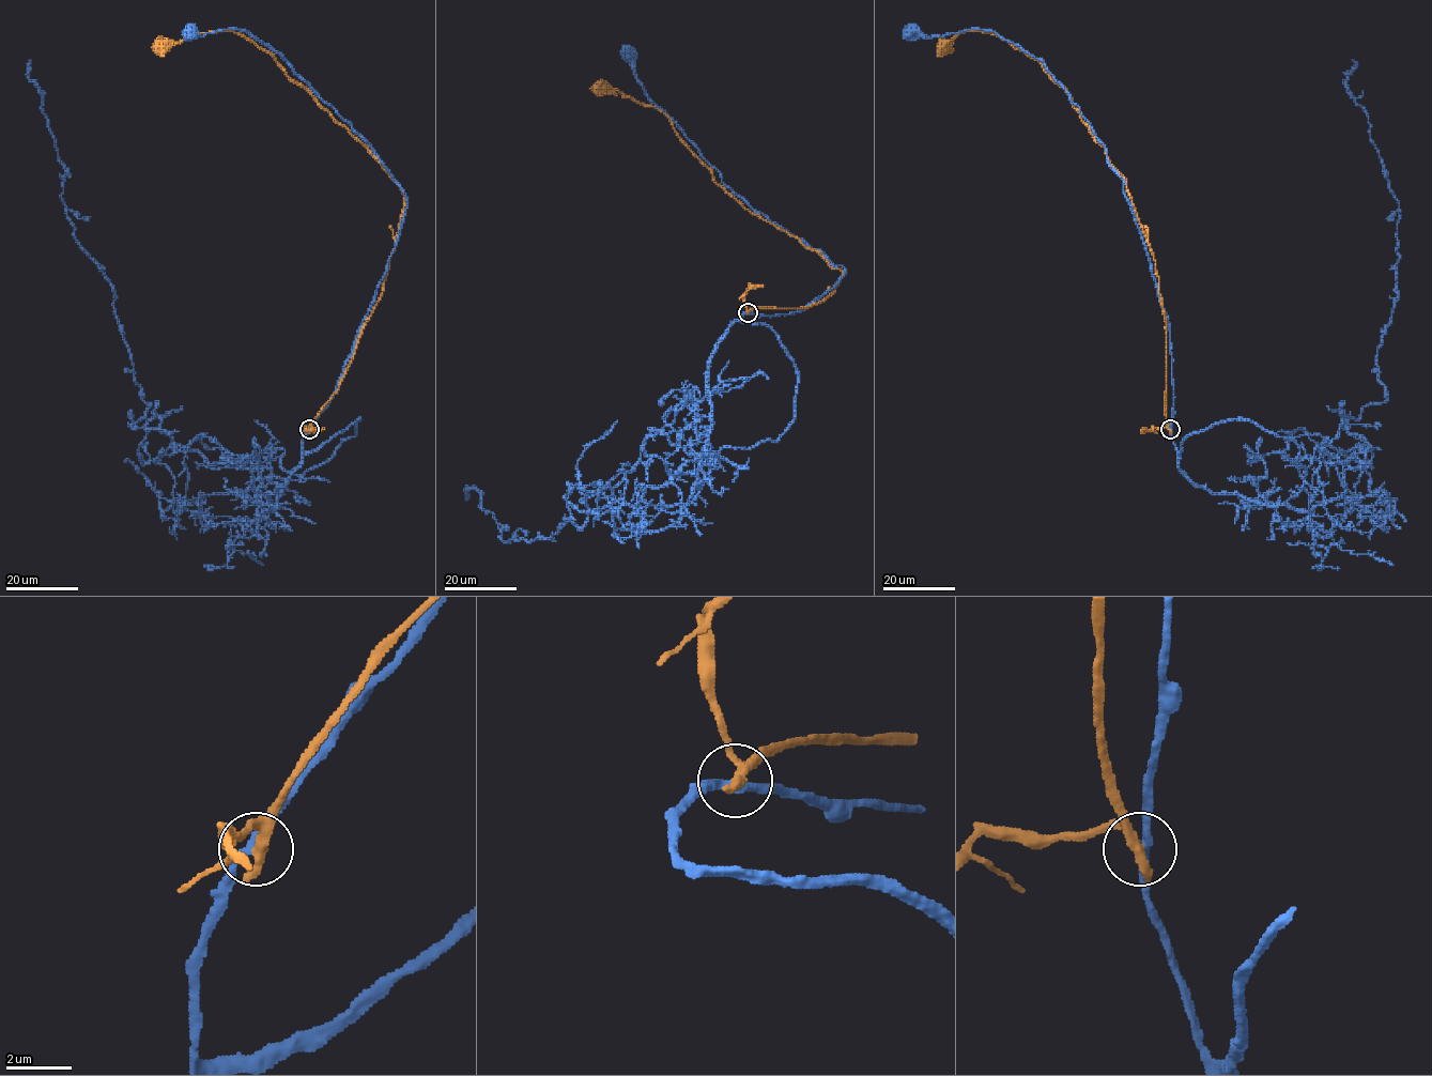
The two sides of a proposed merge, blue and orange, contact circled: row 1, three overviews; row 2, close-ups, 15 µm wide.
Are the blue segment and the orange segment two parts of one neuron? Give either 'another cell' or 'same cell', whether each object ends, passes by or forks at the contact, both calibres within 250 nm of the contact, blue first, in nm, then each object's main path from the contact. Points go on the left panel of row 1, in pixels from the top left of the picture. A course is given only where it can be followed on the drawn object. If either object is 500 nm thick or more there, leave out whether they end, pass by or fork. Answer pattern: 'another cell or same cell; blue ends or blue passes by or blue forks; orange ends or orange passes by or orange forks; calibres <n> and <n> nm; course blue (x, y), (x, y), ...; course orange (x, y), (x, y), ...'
another cell; blue passes by; orange passes by; calibres 240 and 300 nm; course blue (308, 429), (335, 392), (386, 271), (406, 199), (370, 144), (282, 57), (246, 30), (203, 36), (187, 31); course orange (308, 429), (338, 389), (382, 293), (403, 191), (359, 140), (242, 35), (199, 32), (162, 45)

